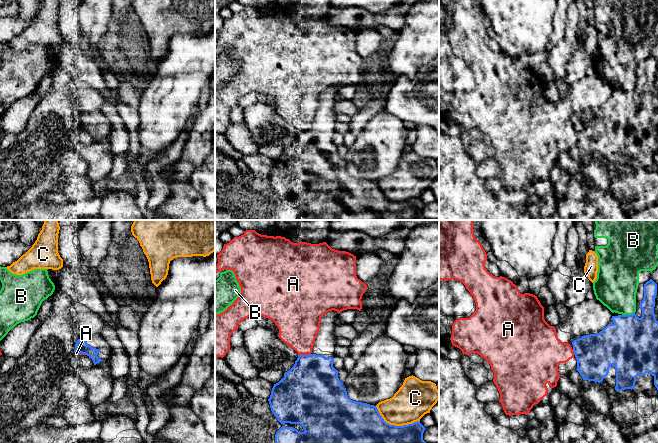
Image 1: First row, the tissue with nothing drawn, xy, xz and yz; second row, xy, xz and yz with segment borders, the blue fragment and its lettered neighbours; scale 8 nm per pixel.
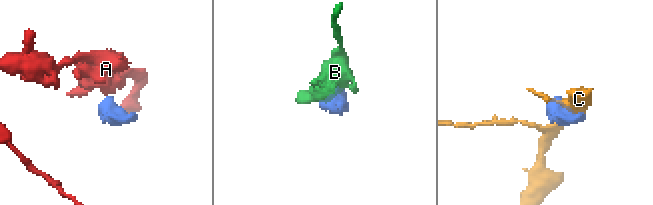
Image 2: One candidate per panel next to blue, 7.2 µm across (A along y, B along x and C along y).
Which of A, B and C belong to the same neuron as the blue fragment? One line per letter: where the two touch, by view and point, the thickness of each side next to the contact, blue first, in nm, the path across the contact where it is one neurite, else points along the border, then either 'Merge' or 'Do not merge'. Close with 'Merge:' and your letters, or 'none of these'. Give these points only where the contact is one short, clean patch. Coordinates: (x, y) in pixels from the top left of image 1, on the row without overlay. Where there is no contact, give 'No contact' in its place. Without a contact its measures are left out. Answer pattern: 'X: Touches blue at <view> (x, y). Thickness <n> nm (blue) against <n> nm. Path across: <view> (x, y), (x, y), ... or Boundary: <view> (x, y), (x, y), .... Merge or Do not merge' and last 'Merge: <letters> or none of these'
A: Touches blue at xz (304, 131). Thickness 440 nm (blue) against 320 nm. Do not merge
B: Touches blue at yz (628, 91). Thickness 440 nm (blue) against 340 nm. Do not merge
C: Touches blue at xz (394, 201). Thickness 440 nm (blue) against 300 nm. Do not merge
Merge: none of these

